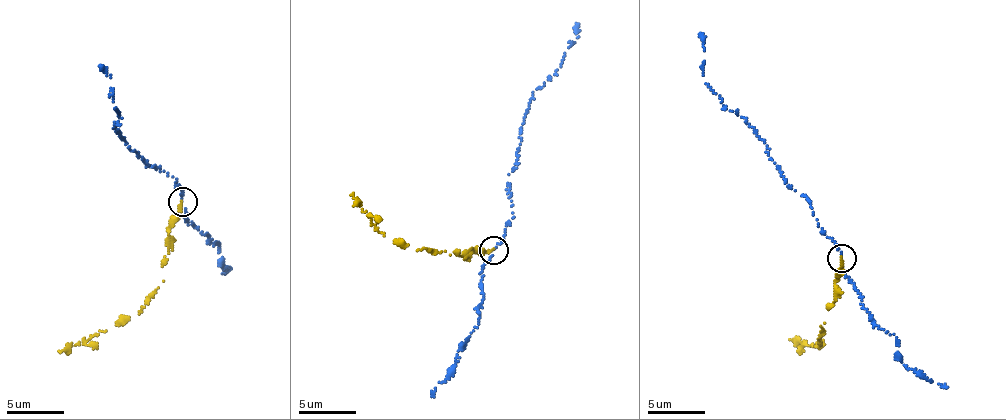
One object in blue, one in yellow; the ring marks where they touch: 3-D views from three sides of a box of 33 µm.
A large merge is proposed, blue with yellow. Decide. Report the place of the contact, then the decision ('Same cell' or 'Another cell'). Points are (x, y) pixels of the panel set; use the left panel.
Place: (182, 201). Another cell

